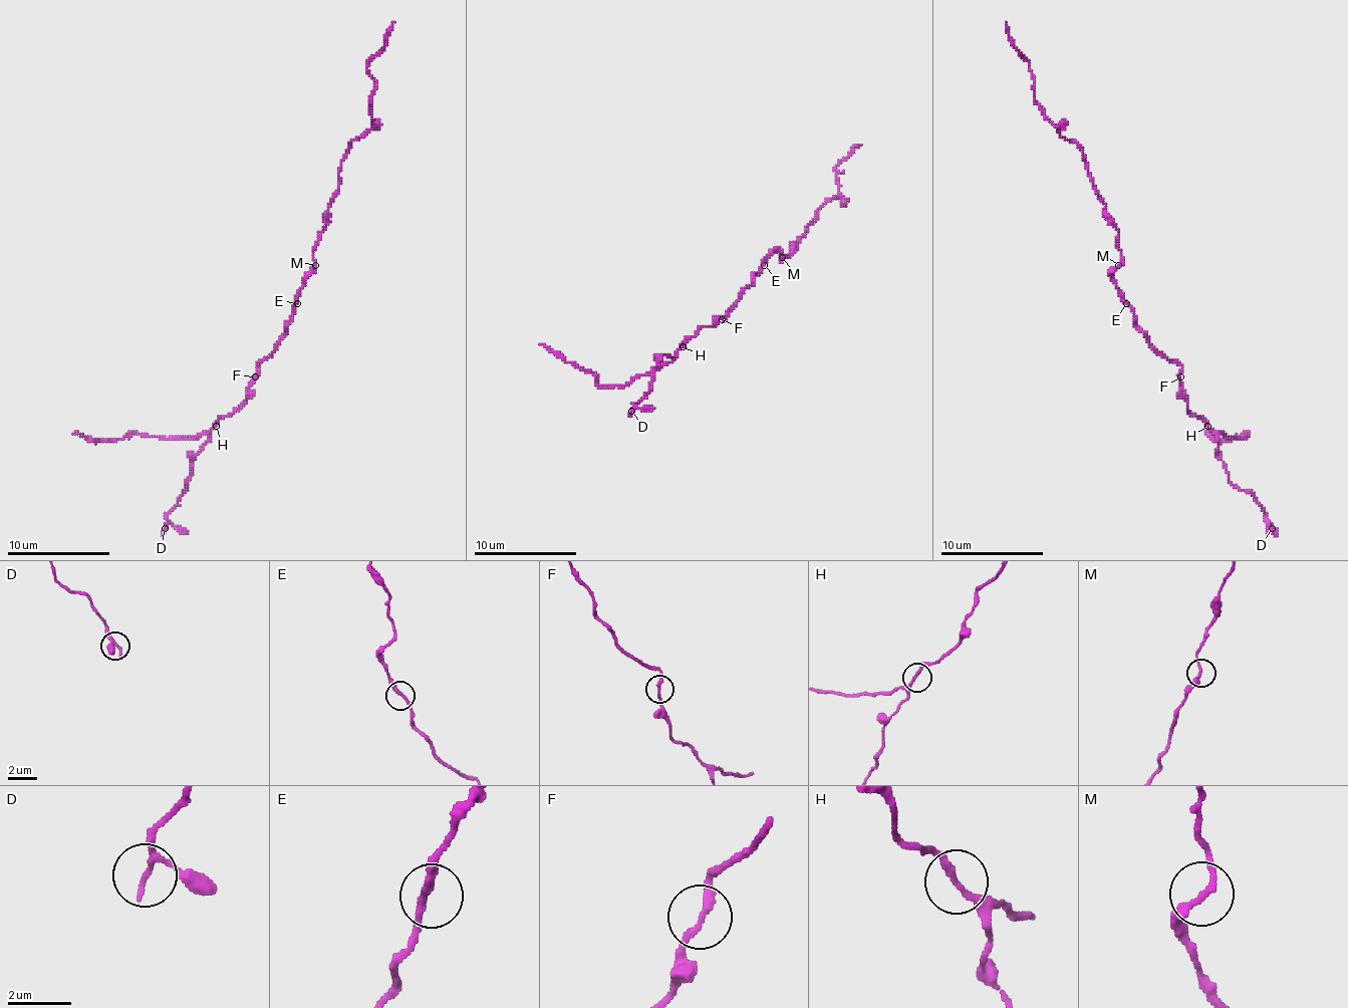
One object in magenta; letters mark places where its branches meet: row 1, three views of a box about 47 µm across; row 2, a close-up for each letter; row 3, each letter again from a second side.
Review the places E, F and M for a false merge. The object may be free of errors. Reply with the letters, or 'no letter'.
no letter

